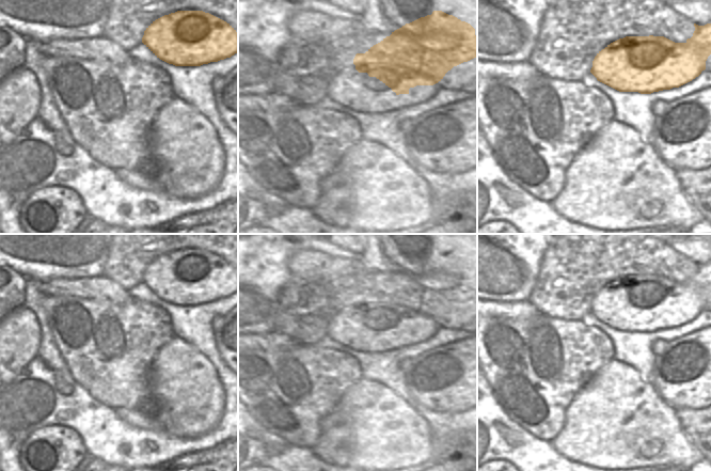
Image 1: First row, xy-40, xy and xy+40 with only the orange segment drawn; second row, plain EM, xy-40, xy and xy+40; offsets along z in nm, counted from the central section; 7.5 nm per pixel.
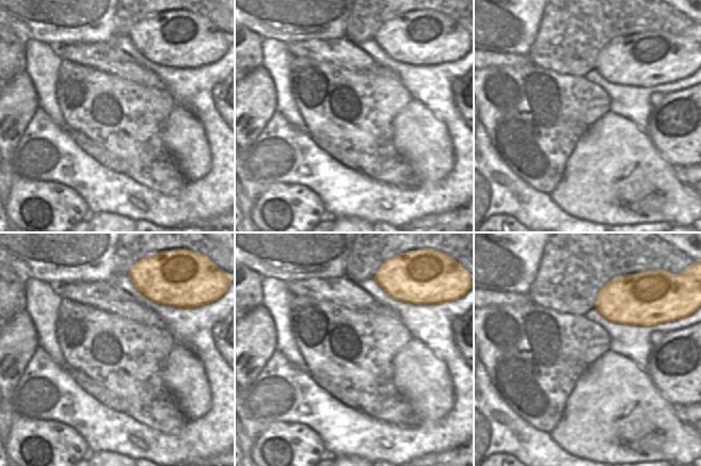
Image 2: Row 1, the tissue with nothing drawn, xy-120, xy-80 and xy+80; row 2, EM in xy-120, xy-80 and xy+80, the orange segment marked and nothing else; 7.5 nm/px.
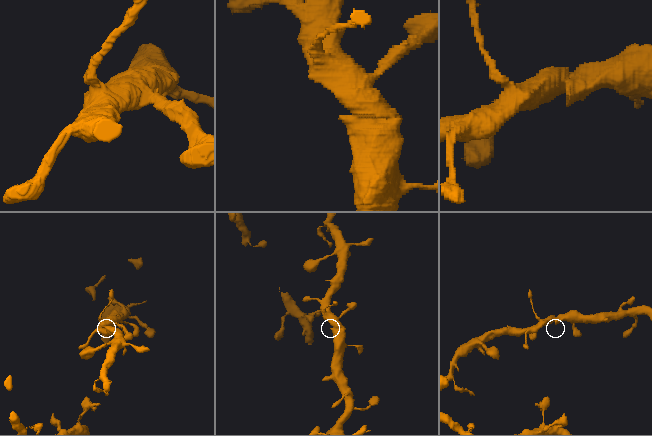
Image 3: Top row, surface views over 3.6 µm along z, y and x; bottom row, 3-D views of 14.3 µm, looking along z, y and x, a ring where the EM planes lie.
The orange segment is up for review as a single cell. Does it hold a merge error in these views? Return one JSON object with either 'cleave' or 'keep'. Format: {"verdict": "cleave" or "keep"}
{"verdict": "keep"}

